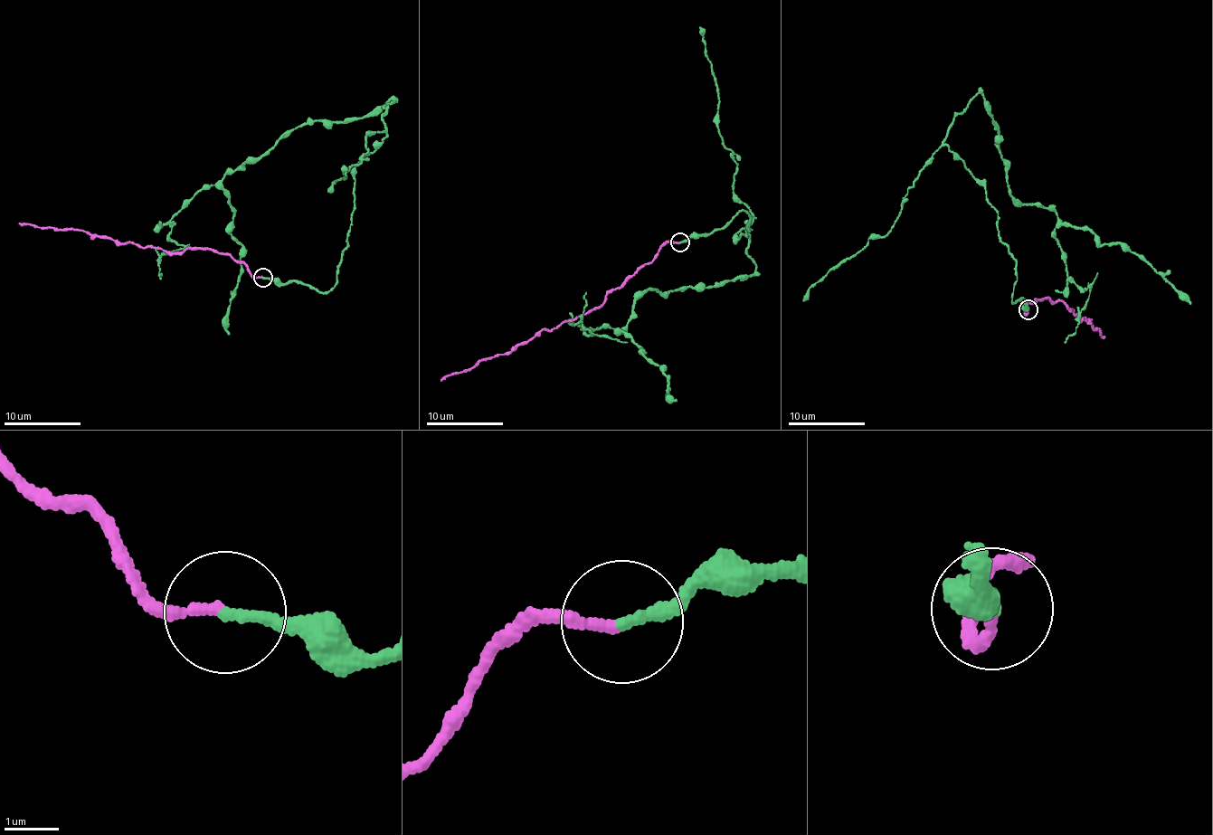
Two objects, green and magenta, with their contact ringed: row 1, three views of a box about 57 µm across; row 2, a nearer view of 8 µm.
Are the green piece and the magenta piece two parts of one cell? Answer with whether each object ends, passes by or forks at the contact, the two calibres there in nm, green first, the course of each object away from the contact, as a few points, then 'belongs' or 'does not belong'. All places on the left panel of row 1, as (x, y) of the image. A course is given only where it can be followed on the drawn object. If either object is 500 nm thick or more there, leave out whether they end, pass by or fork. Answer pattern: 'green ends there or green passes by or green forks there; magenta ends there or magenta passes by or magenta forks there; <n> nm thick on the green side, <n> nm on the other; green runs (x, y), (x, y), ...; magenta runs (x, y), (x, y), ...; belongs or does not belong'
green ends there; magenta ends there; 220 nm thick on the green side, 180 nm on the other; green runs (263, 277), (334, 287), (355, 166), (383, 141), (393, 100), (301, 124), (223, 179), (242, 248), (229, 335); magenta runs (263, 277), (250, 272), (248, 266), (236, 262), (228, 255), (190, 247), (174, 252), (81, 231), (19, 224); does not belong

